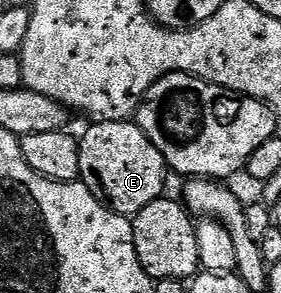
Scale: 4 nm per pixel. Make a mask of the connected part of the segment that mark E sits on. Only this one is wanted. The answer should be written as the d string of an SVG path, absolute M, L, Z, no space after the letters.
M130 120L120 122L94 122L86 133L81 133L80 182L88 186L93 196L107 208L127 218L137 216L144 206L159 199L166 188L168 169L166 160L152 146L150 139Z

